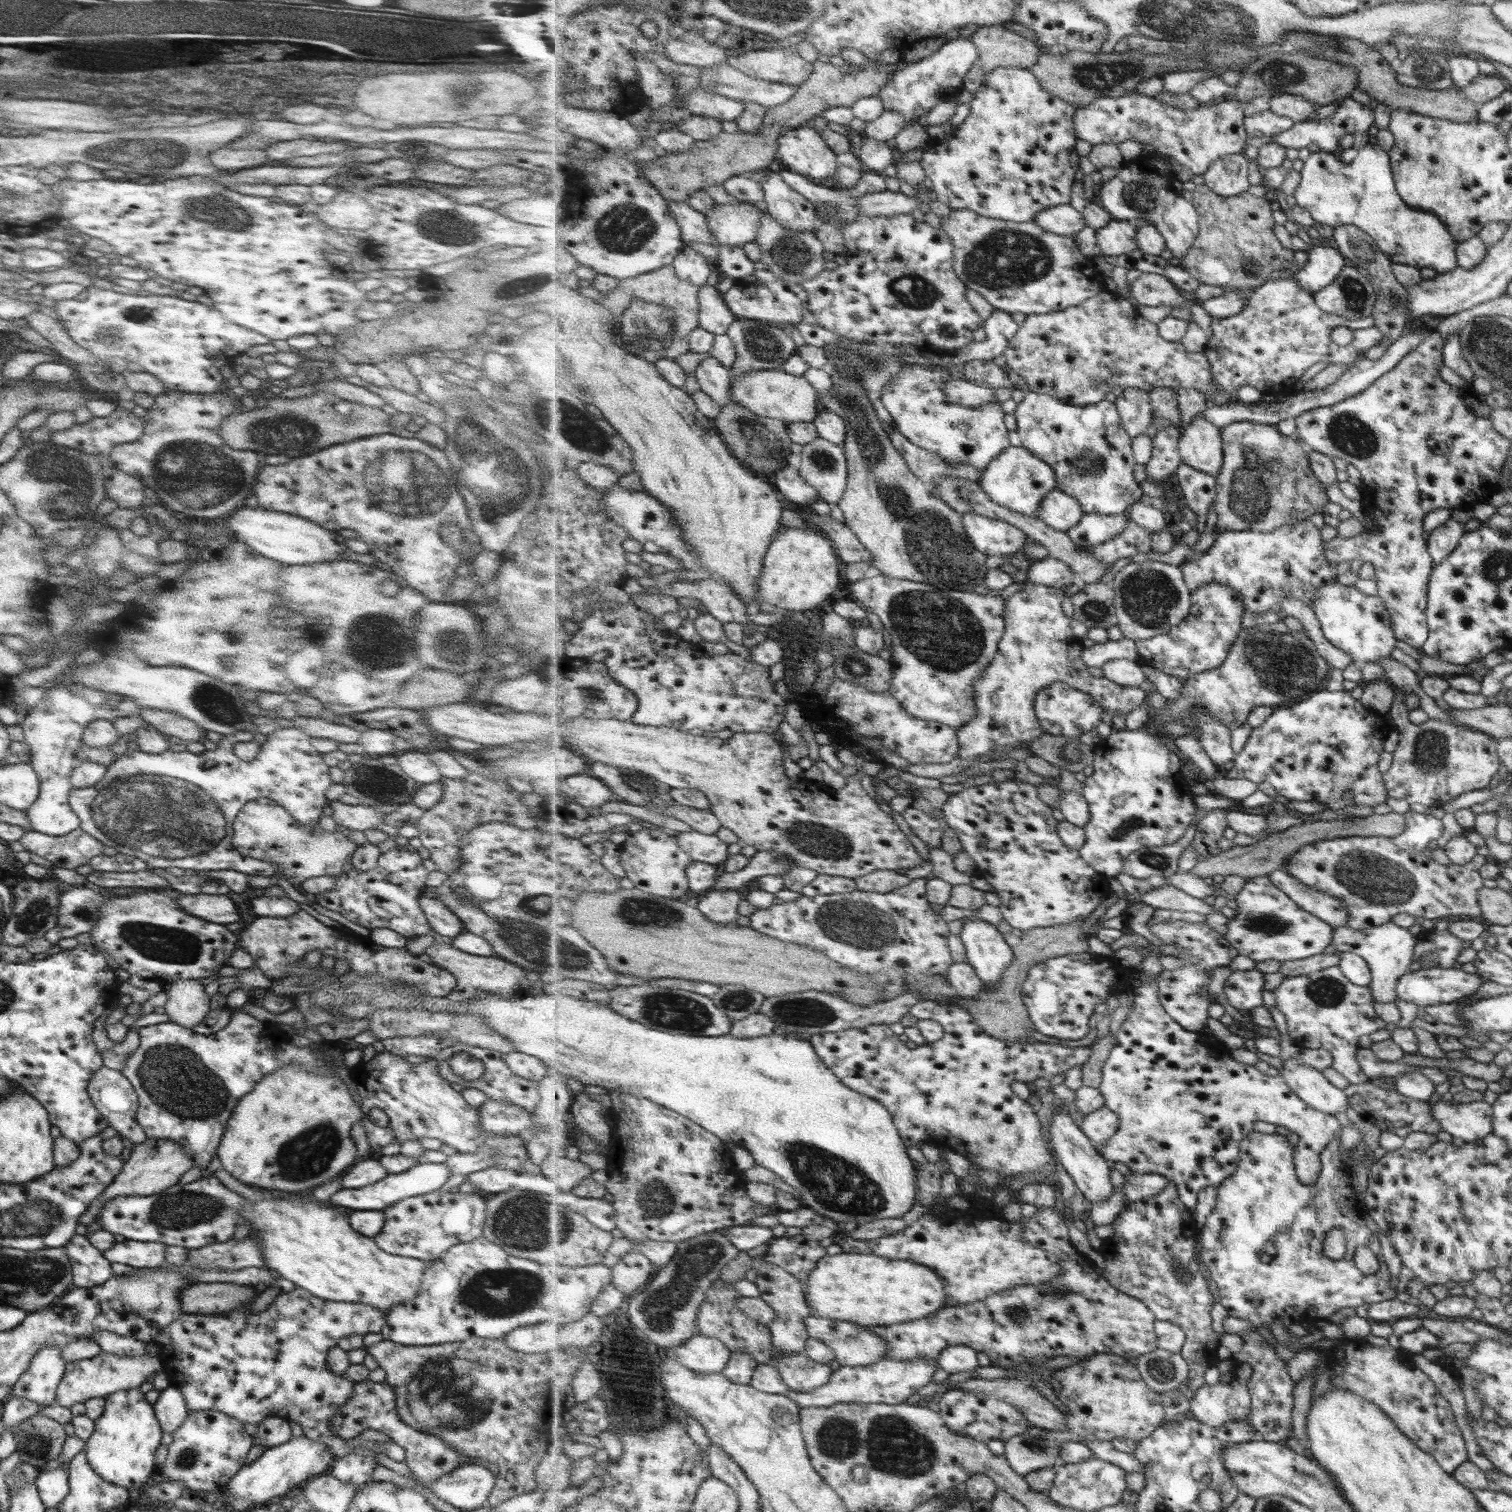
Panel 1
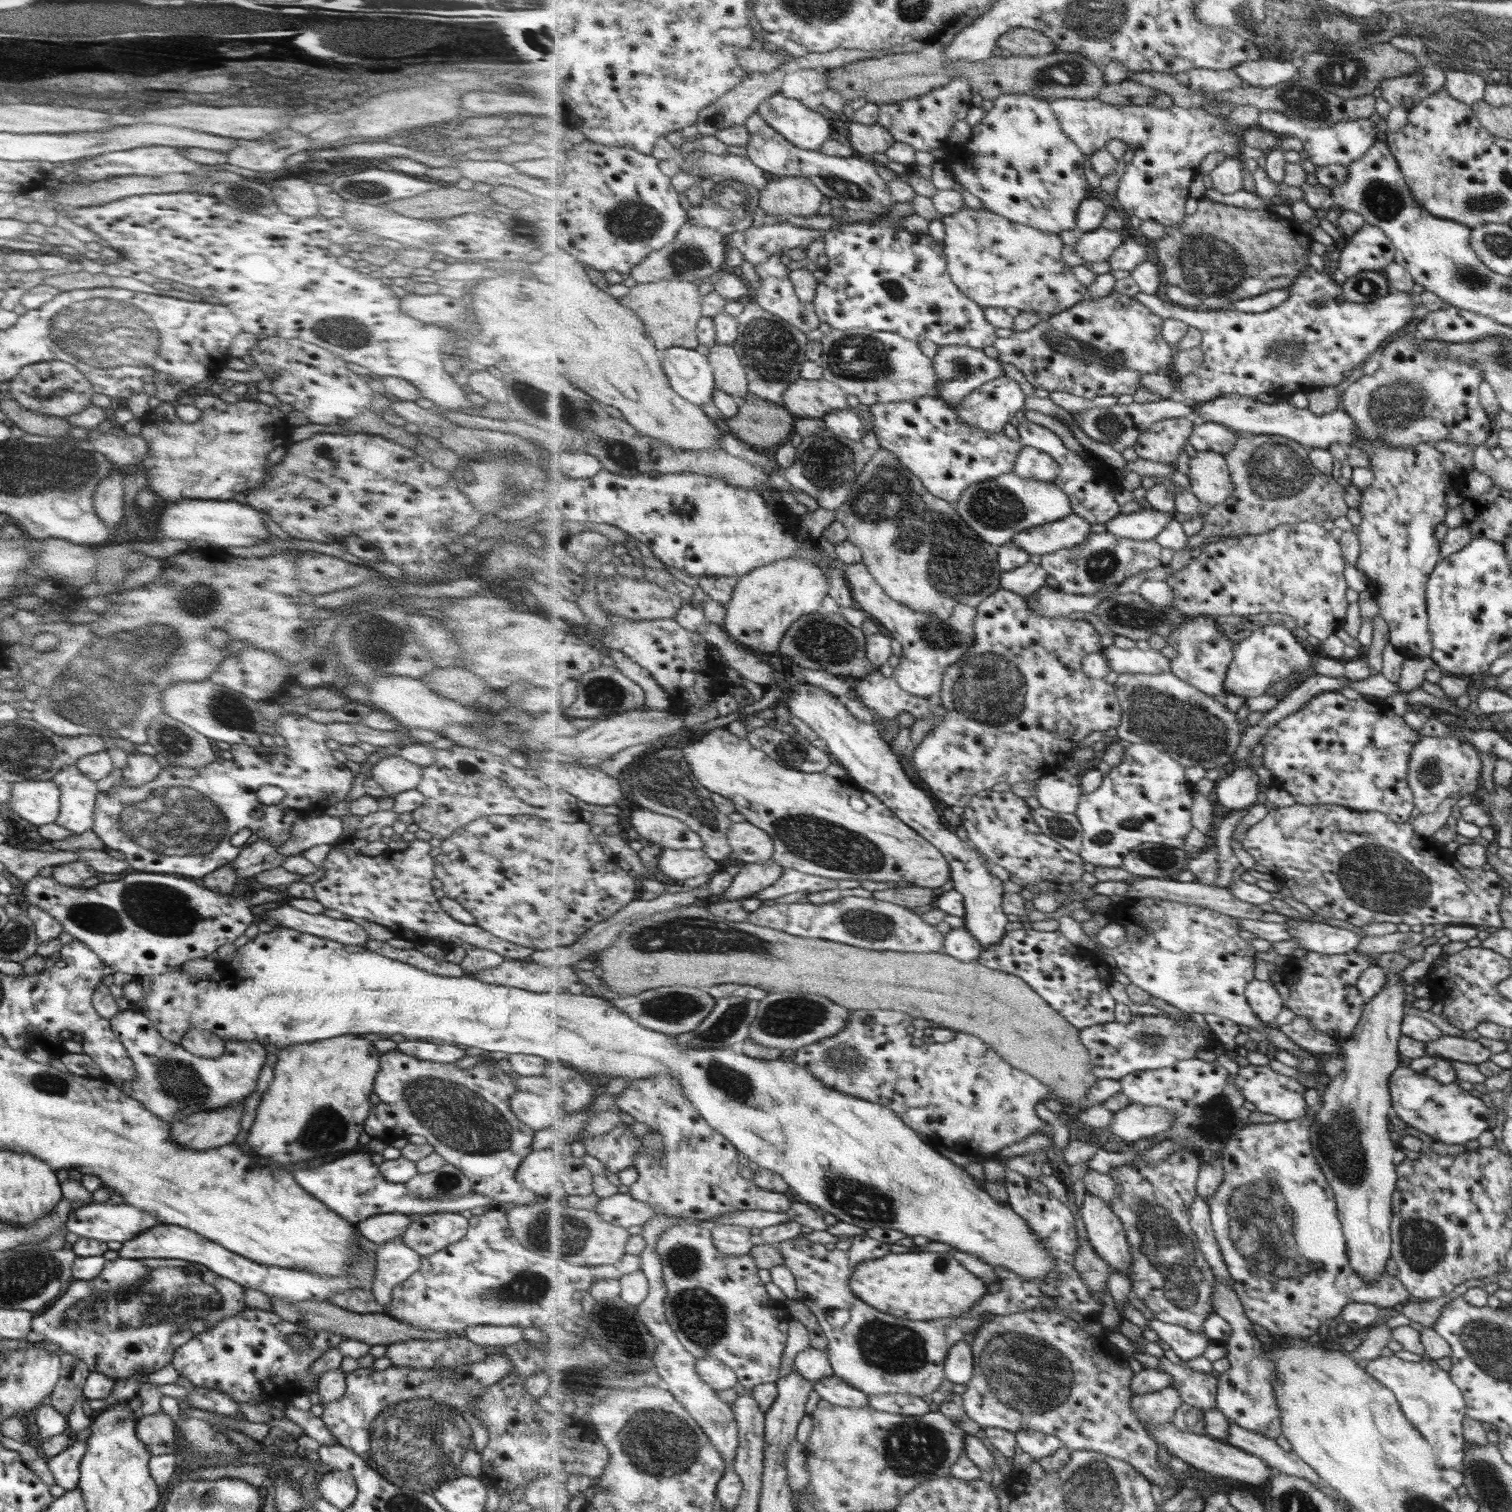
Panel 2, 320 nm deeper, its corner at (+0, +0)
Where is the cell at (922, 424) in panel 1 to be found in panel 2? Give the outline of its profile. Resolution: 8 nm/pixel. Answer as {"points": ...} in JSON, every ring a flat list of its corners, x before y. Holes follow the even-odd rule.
{"points":[[1006,375,1001,378,986,382,975,389,964,402,952,406,956,413,971,426,984,430,987,434,995,434,1003,431,1005,424,1011,422,1011,418,1025,407,1025,392,1021,390,1017,380,1011,380]]}

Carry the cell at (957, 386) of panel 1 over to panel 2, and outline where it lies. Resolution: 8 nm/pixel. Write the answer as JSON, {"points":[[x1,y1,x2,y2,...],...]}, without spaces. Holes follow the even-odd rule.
{"points":[[825,329,821,338,823,350,822,358,817,362,824,368,824,378,837,383,847,395,859,398,862,405,871,407,877,403,904,402,909,403,917,398,939,398,938,386,940,377,937,374,932,358,926,355,917,341,903,336,871,329,835,330]]}

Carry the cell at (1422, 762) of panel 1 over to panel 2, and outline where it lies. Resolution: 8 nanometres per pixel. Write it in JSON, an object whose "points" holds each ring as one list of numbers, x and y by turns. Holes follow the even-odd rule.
{"points":[[1423,736,1413,745,1407,761,1407,786,1412,794,1413,804,1420,814,1435,812,1437,805,1452,794,1480,797,1479,784,1481,761,1473,746,1460,742,1451,736,1433,738]]}

